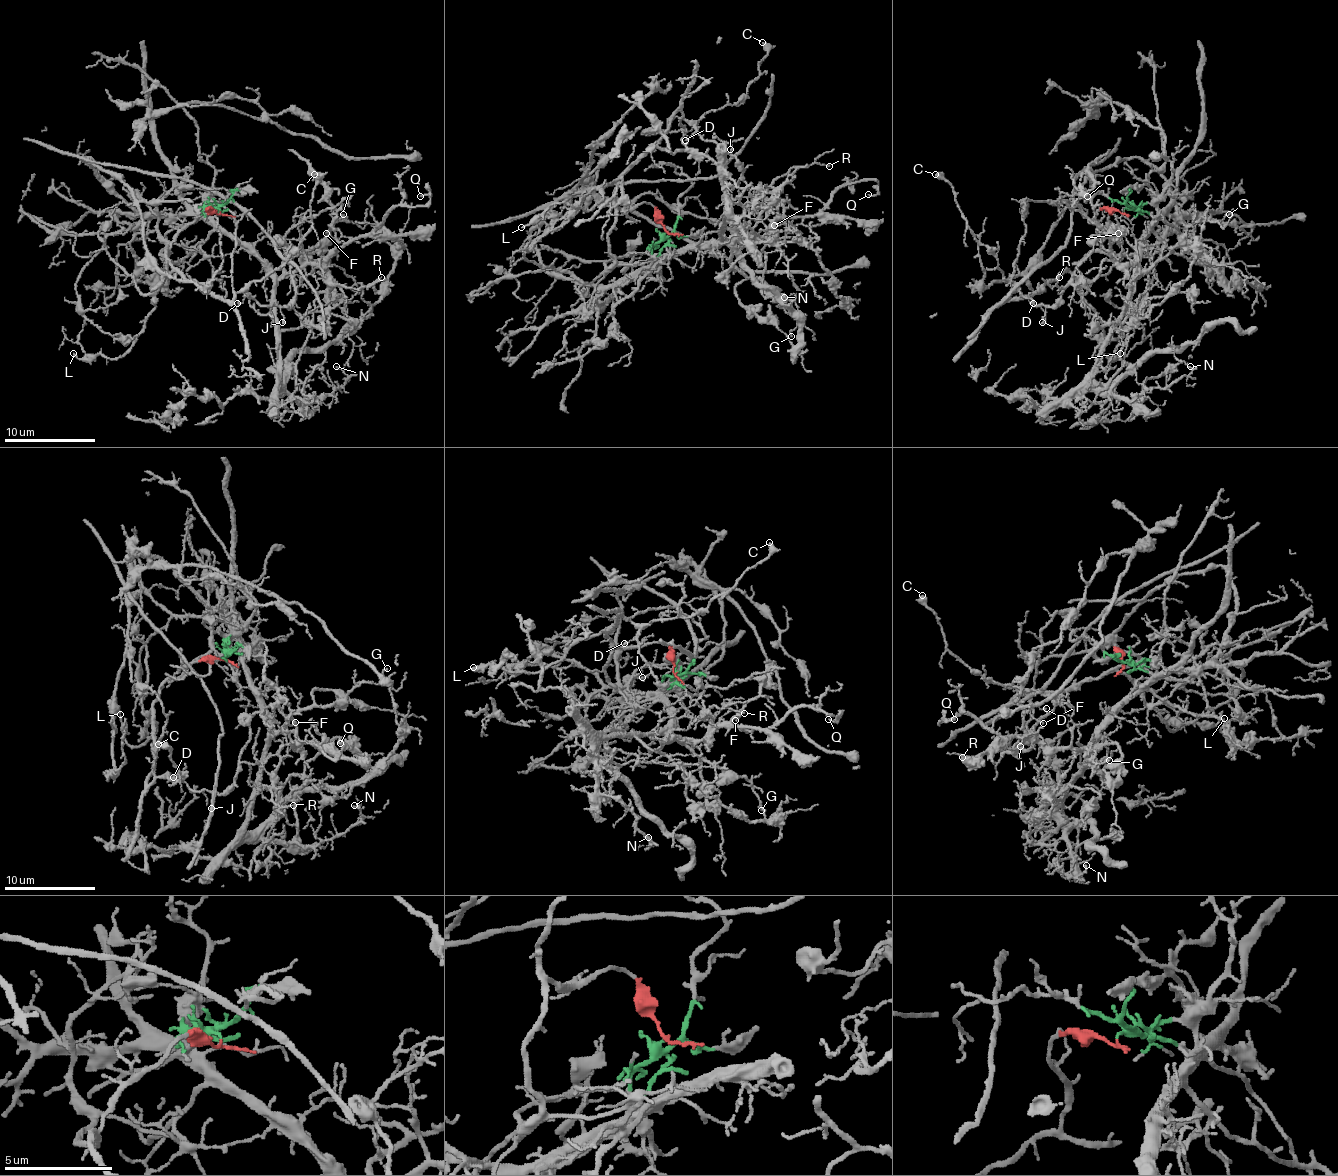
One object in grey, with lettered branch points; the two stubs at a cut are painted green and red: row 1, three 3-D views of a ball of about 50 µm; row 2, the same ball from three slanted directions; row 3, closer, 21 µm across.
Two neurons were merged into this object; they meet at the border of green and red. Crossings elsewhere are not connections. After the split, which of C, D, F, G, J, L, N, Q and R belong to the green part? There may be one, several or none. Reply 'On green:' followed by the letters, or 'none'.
On green: F, G, N, Q, R

